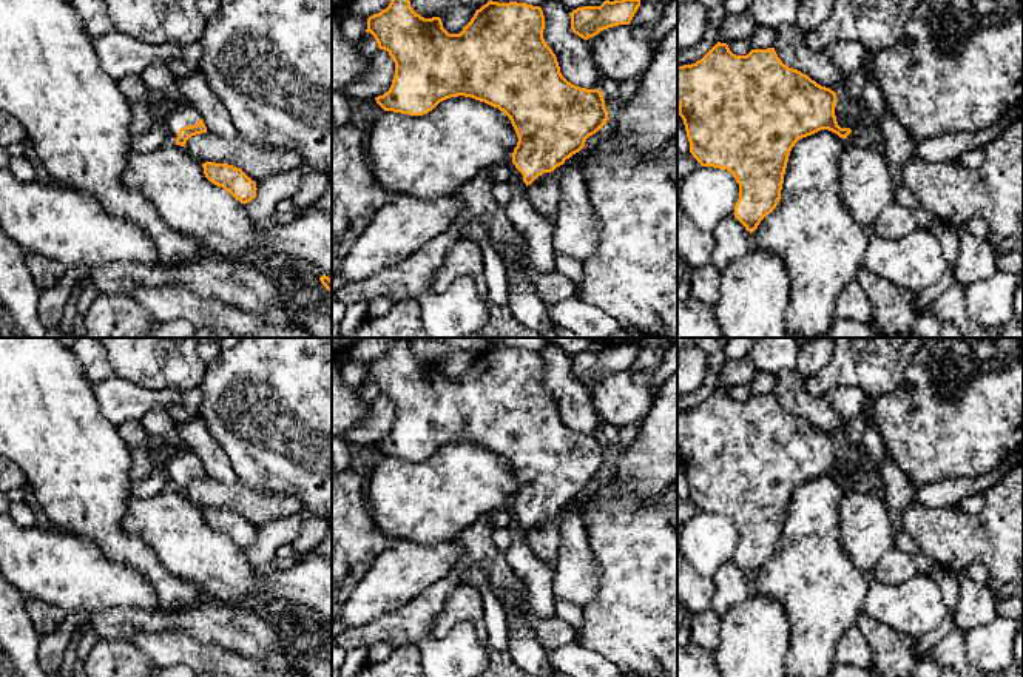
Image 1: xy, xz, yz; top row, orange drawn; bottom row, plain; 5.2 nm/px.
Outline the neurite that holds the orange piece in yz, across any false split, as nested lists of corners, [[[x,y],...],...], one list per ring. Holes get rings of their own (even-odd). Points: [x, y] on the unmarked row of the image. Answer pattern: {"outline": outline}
{"outline": [[[717,387],[701,406],[677,412],[677,449],[690,498],[701,512],[727,515],[739,529],[734,563],[753,578],[779,544],[795,489],[821,475],[842,484],[852,478],[836,467],[836,438],[781,407],[775,393],[736,401]]]}

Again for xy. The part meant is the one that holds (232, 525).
{"outline": [[[202,509],[205,523],[228,537],[241,549],[247,549],[256,543],[256,527],[252,526],[241,514],[228,509]]]}

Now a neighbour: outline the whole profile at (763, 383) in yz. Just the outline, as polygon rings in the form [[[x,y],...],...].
[[[756,372],[753,379],[750,381],[751,395],[767,395],[773,393],[776,378],[775,375]]]

